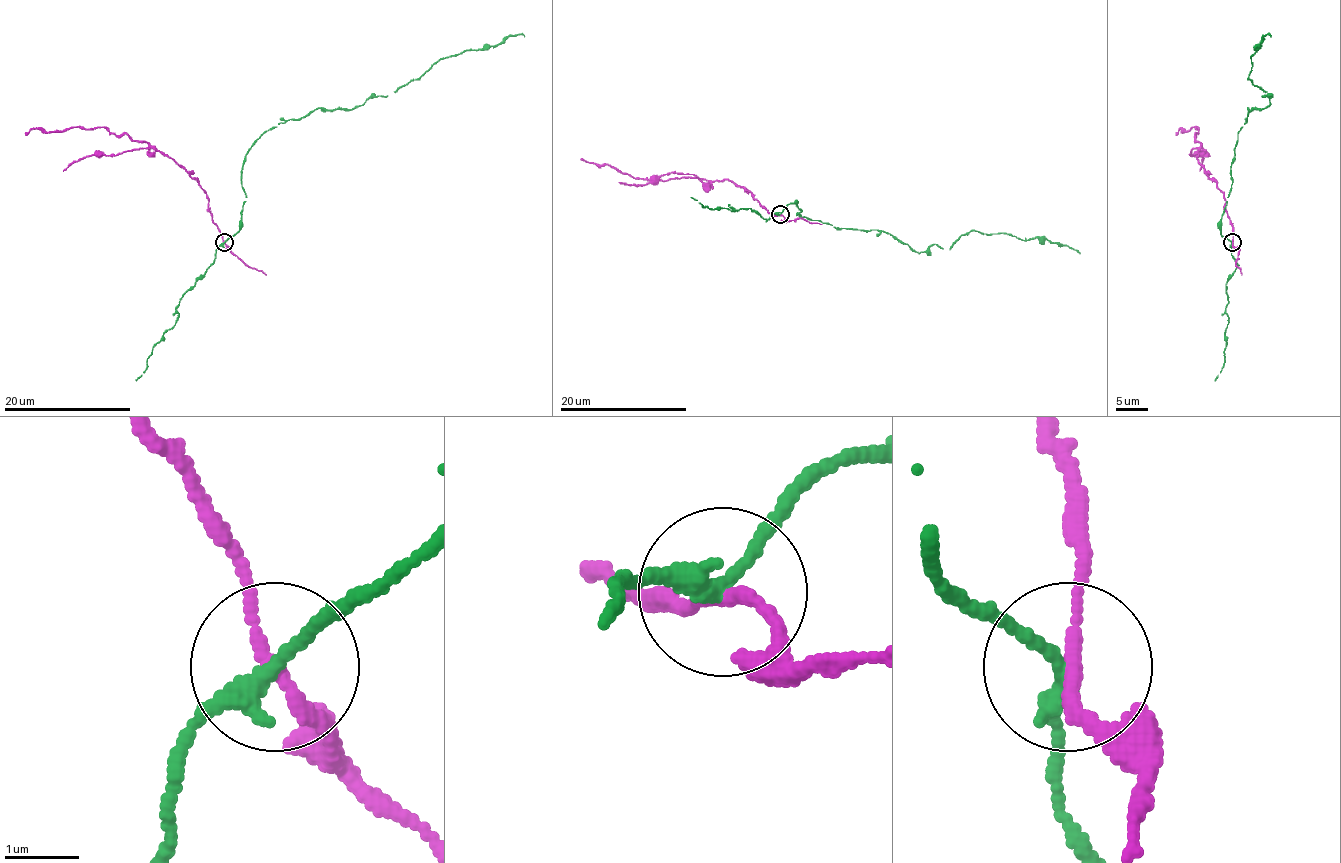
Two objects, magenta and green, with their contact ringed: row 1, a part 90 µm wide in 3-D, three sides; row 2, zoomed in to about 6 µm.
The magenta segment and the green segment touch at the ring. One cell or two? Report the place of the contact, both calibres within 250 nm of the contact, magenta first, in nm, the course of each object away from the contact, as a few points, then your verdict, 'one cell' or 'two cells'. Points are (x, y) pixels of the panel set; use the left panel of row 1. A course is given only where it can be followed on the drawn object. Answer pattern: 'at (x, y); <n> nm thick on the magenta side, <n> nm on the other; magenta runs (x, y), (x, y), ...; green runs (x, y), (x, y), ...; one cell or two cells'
at (224, 242); 170 nm thick on the magenta side, 240 nm on the other; magenta runs (225, 242), (199, 183), (145, 142), (104, 128), (31, 129), (26, 135); green runs (225, 242), (239, 229), (242, 164), (264, 132), (317, 108), (361, 105), (394, 93), (444, 58), (524, 37); two cells

